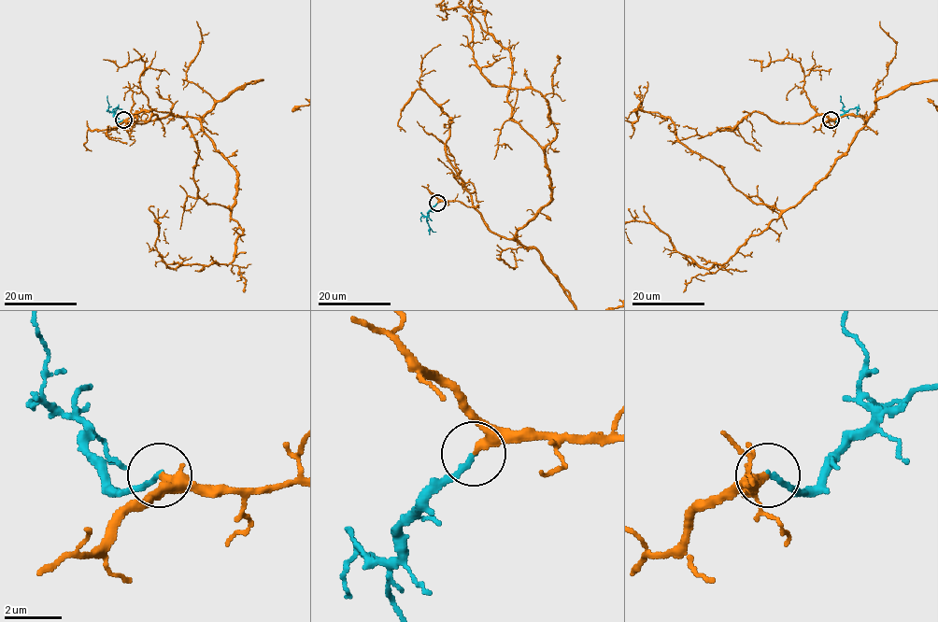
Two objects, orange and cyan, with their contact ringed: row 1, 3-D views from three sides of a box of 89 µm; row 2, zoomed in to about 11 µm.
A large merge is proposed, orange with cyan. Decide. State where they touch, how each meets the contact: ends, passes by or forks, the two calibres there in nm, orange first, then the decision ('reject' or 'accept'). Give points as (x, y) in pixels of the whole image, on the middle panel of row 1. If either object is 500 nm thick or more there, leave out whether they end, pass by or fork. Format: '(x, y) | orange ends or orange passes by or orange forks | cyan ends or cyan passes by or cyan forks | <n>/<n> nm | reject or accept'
(437, 203) | orange ends | cyan ends | 340/170 nm | accept

